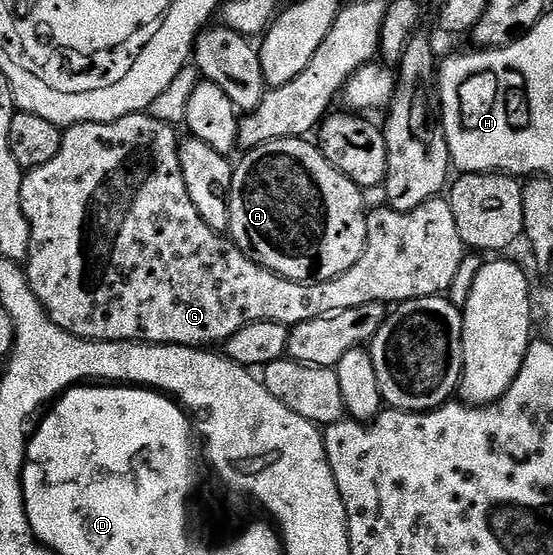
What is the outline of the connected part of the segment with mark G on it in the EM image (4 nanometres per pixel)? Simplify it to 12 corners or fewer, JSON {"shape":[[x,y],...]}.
{"shape":[[73,123],[23,174],[26,280],[93,343],[214,349],[442,295],[449,202],[294,283],[204,225],[180,135]]}

